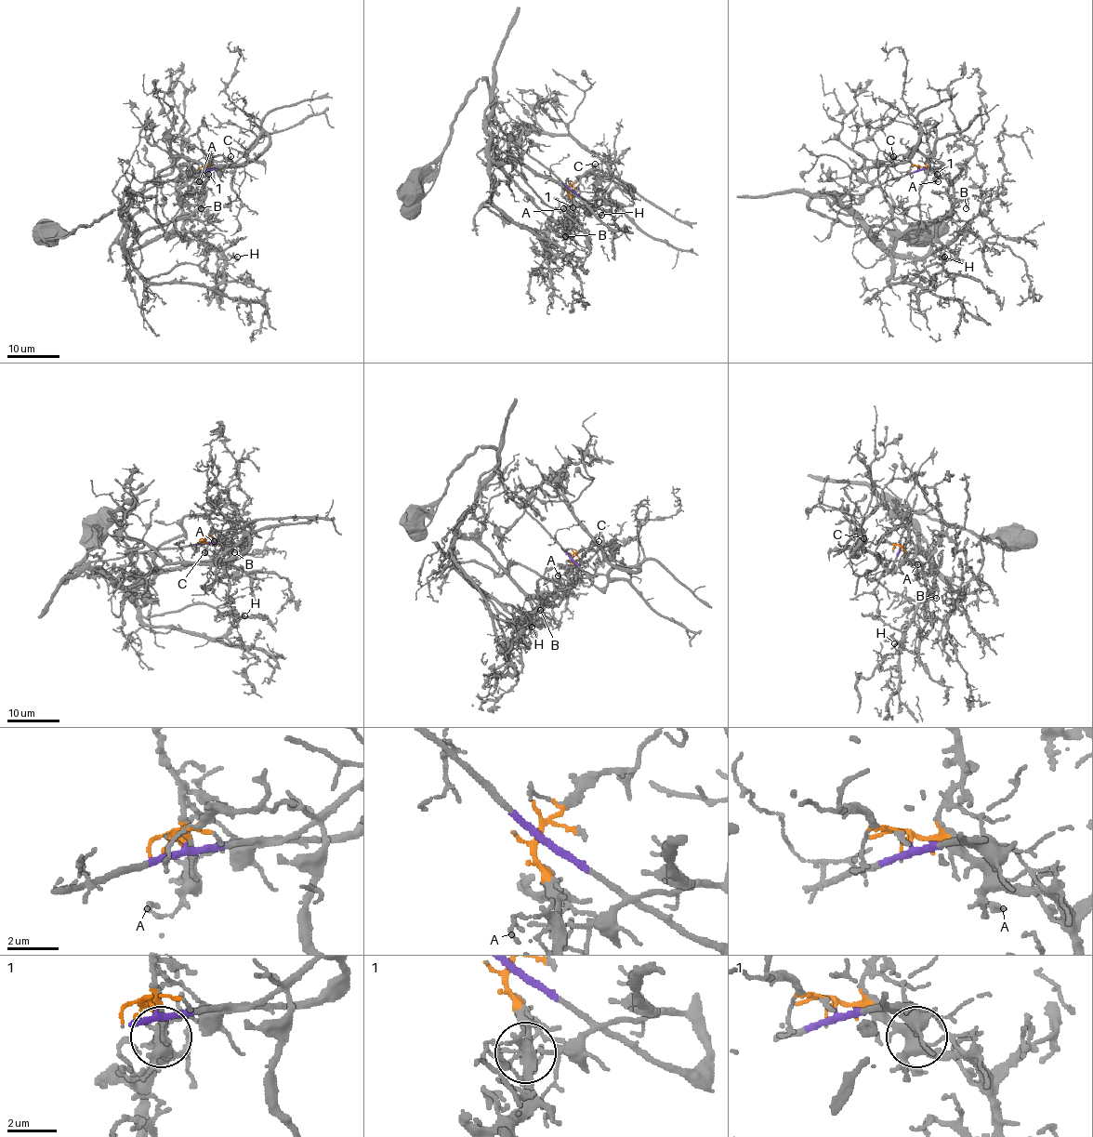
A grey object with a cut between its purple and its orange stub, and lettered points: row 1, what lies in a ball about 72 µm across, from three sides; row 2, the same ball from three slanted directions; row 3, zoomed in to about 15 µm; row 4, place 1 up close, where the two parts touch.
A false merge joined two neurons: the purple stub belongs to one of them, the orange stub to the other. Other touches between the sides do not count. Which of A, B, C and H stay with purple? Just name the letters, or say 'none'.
none

